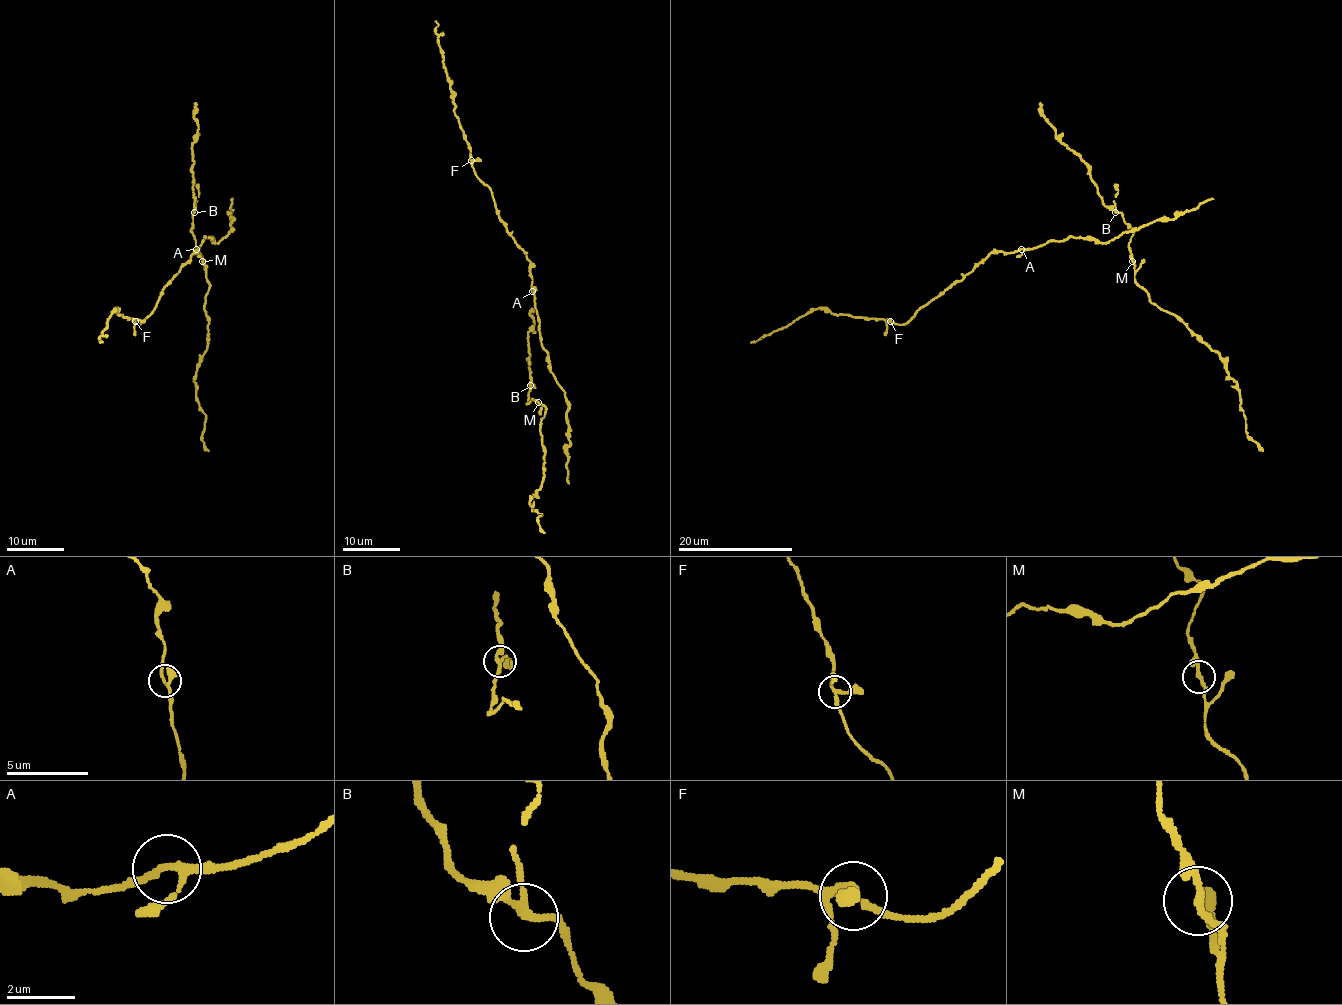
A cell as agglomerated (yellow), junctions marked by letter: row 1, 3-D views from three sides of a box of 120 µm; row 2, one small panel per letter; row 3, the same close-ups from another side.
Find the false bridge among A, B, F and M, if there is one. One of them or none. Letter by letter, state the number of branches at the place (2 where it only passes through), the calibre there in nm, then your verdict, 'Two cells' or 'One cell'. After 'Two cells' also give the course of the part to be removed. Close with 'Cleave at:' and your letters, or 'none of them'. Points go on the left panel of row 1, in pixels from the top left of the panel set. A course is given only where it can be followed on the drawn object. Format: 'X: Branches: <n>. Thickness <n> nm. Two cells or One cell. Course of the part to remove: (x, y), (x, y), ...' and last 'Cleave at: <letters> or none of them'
A: Branches: 3. Thickness 180 nm. One cell
B: Branches: 3. Thickness 190 nm. One cell
F: Branches: 4. Thickness 200 nm. One cell
M: Branches: 2. Thickness 200 nm. One cell
Cleave at: none of them

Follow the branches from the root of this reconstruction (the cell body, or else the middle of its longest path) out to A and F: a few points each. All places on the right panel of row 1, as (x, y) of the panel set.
A: (1051, 241), (1021, 249)
F: (1051, 241), (1012, 252), (991, 252), (959, 281), (925, 304), (905, 324), (890, 321)

